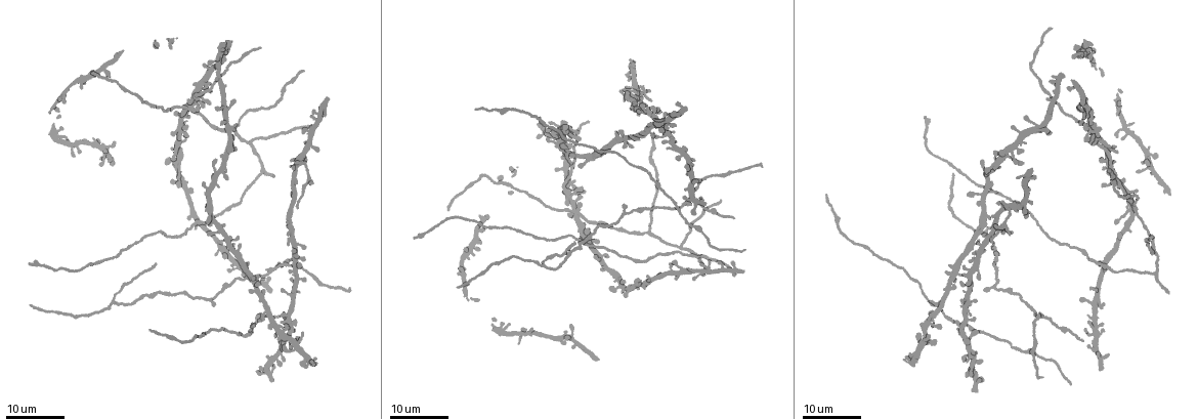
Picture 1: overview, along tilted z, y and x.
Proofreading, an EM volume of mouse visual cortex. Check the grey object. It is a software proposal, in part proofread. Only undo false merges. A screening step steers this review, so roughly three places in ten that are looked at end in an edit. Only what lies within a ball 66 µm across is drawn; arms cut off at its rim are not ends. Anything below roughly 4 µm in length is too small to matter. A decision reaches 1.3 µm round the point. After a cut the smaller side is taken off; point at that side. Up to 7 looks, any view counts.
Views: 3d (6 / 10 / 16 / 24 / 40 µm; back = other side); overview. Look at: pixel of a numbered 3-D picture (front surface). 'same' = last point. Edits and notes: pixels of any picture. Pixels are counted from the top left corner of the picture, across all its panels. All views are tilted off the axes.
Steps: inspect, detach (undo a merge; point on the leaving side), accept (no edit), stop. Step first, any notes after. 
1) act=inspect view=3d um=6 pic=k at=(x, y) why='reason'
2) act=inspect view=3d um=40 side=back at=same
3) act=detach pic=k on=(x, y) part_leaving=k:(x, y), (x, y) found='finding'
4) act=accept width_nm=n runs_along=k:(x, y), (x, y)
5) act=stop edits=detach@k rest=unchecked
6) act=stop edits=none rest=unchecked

act=inspect view=3d um=16 pic=1 at=(574, 164)

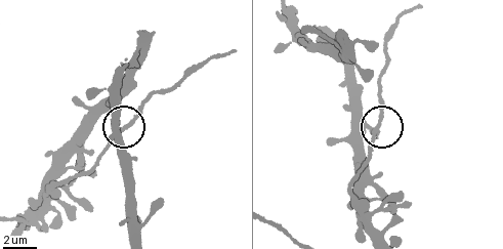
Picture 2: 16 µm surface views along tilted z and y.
act=inspect view=3d um=6 pic=2 at=(375, 129)

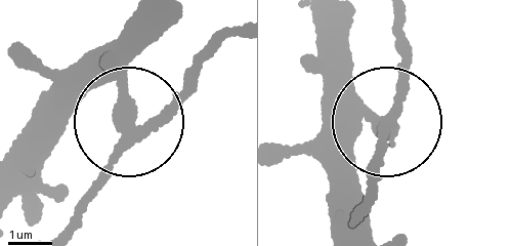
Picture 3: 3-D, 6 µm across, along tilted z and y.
act=accept side_arm_um=11 runs_along=3:(365, 193), (401, 17) found='all the same neuron'

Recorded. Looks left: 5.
act=inspect view=3d um=16 pic=1 at=(275, 268)

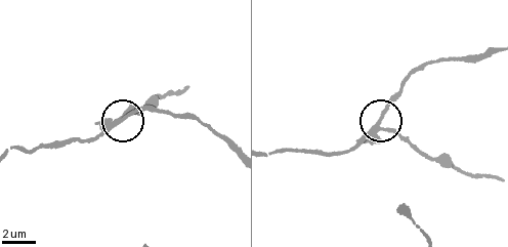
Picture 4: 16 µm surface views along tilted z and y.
act=inspect view=3d um=10 pic=4 at=(378, 128)

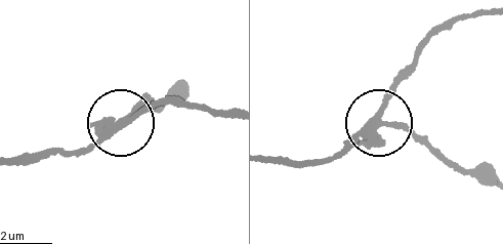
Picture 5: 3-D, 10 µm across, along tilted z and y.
act=detach pic=5 on=(133, 106) arms=4 part_leaving=5:(374, 127), (404, 125), (452, 162), (490, 172) found='a second neuron is stuck on'

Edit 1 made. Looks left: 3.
act=inspect view=3d um=16 pic=1 at=(571, 210) why='three-way junction'

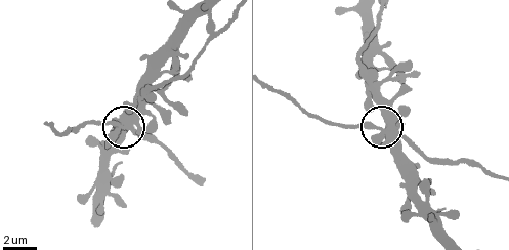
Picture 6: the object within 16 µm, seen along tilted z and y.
act=inspect view=3d um=6 pic=6 at=(379, 130)

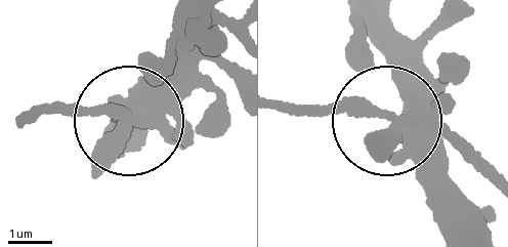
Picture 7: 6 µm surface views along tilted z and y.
act=accept side_arm_um=83 runs_along=7:(468, 141), (291, 104) found='continuous, no second neuron'

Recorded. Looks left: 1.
act=stop edits=detach@5 rest=unchecked

